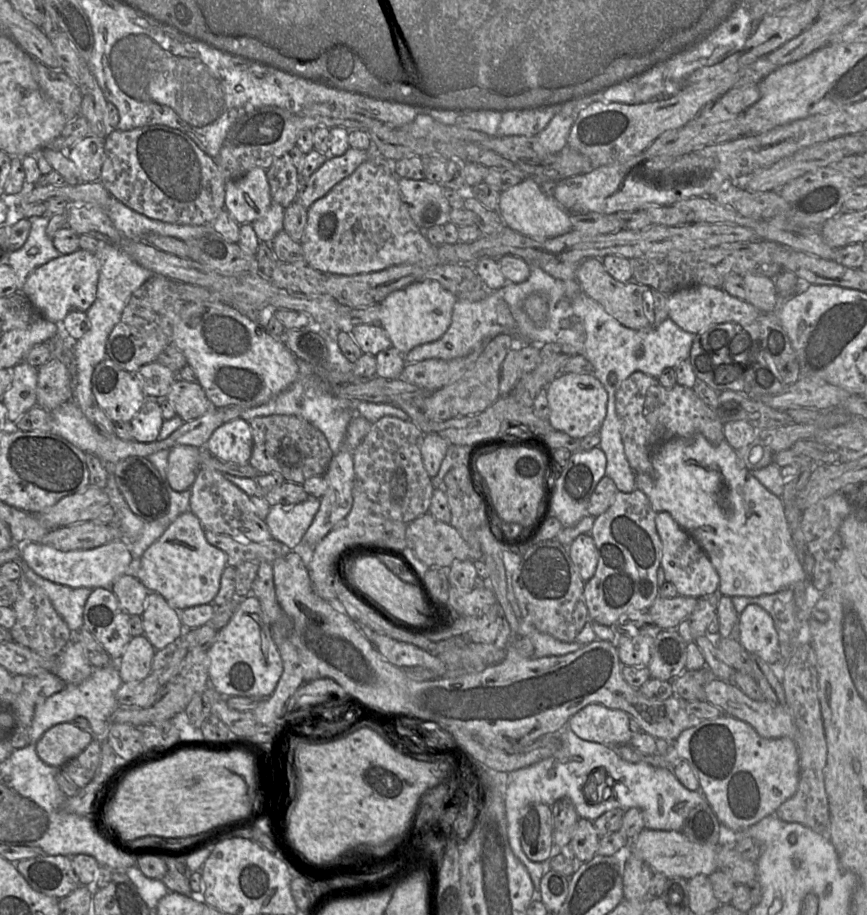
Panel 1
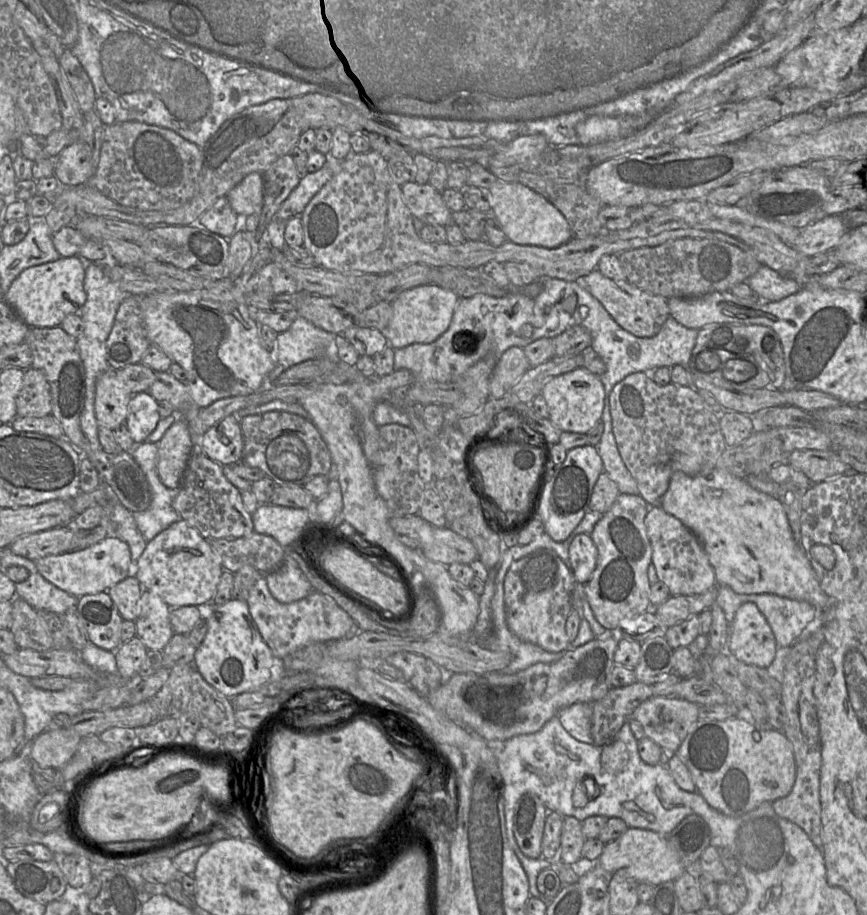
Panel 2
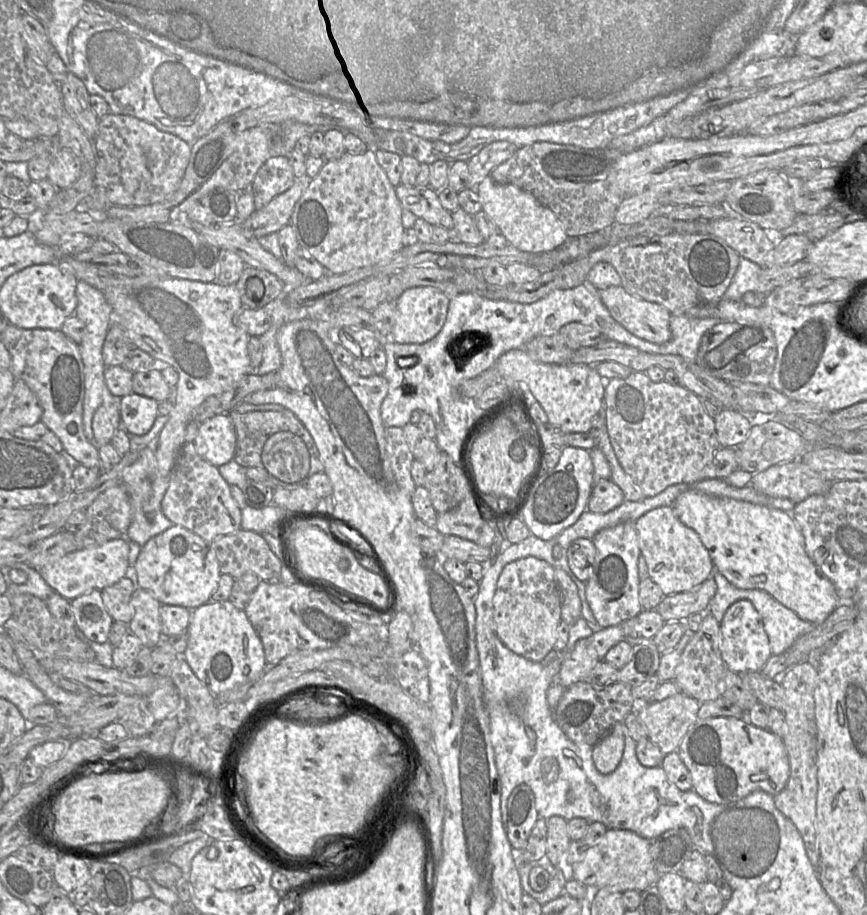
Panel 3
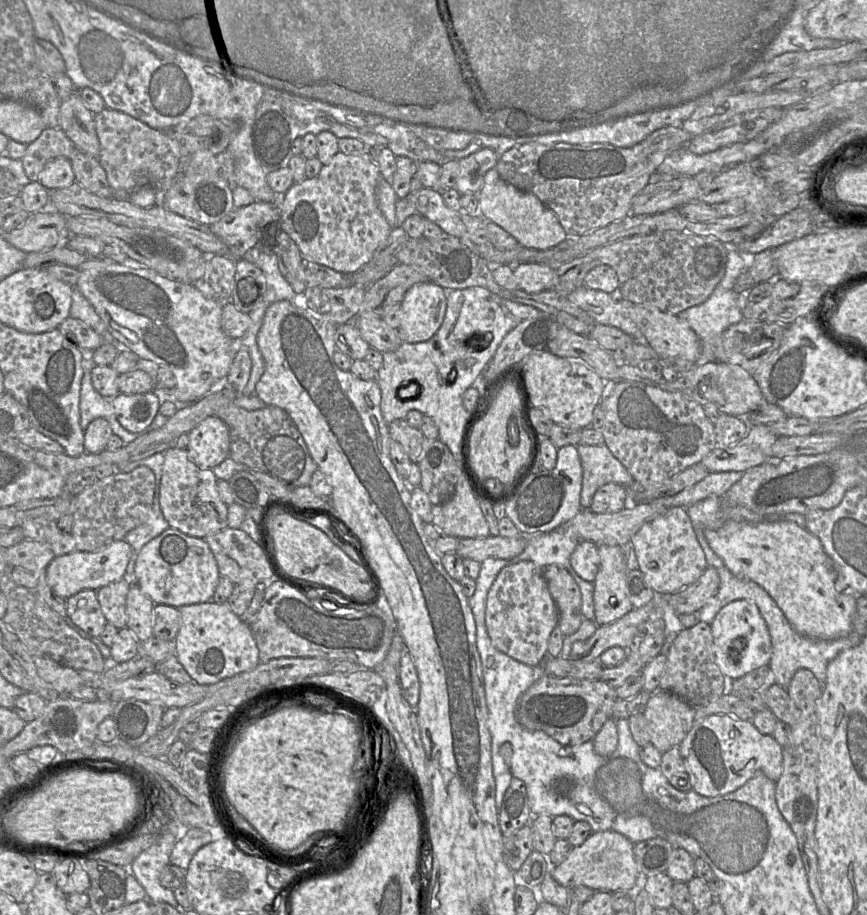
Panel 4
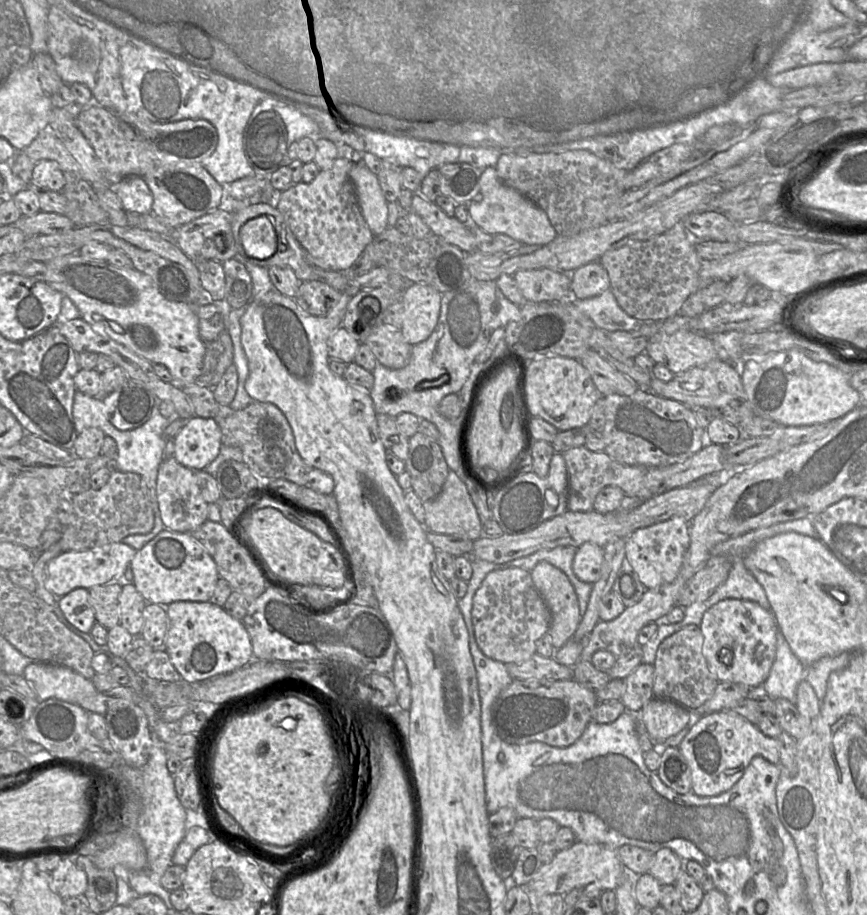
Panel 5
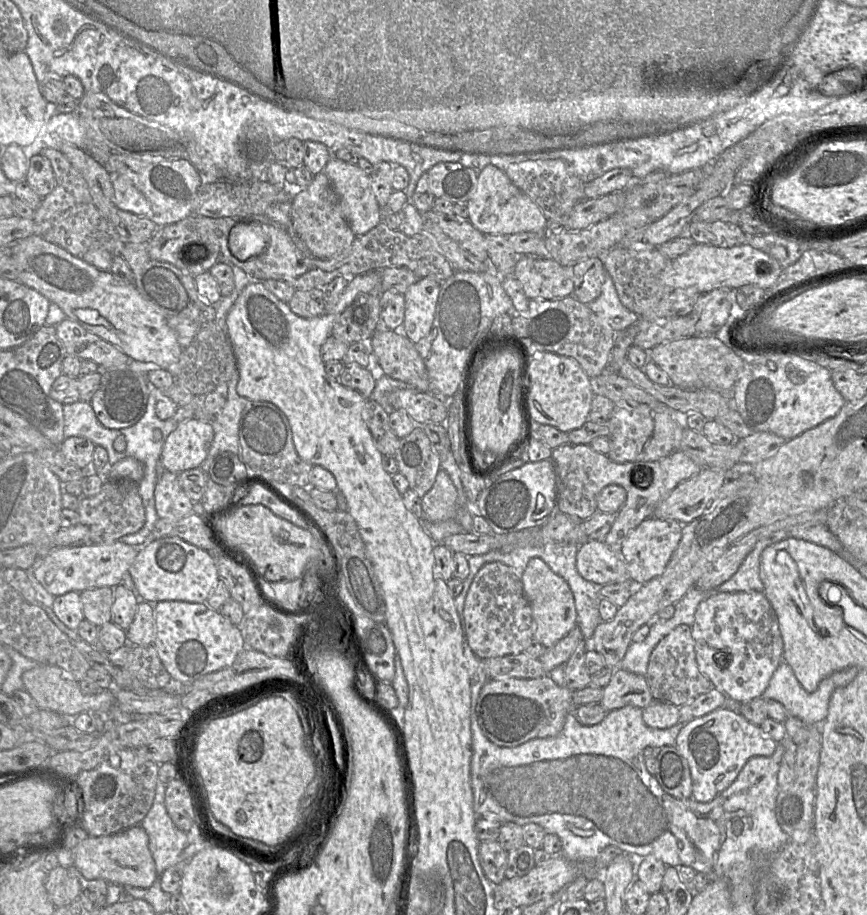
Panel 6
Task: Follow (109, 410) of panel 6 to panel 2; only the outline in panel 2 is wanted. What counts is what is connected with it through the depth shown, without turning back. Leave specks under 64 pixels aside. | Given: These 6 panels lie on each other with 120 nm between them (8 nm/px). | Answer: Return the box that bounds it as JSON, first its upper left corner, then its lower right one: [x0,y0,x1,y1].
[125,392,160,443]

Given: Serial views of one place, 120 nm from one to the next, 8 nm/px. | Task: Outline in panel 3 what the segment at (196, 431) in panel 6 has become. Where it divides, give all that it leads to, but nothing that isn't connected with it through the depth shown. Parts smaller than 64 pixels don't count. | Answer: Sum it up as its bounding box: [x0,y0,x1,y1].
[192,414,236,466]

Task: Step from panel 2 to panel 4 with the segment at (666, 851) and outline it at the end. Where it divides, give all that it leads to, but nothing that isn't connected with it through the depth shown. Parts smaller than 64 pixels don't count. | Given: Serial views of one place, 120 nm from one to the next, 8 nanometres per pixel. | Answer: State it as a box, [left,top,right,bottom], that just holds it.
[550,832,639,891]

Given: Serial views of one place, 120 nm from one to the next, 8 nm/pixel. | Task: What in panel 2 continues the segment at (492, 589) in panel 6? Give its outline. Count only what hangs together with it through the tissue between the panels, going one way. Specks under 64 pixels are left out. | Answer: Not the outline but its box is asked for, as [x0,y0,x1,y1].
[504,548,576,652]

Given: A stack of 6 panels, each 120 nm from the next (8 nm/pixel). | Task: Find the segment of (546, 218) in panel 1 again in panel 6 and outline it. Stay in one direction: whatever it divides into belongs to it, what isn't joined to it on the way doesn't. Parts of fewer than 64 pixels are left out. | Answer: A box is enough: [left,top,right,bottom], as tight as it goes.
[466,165,552,235]

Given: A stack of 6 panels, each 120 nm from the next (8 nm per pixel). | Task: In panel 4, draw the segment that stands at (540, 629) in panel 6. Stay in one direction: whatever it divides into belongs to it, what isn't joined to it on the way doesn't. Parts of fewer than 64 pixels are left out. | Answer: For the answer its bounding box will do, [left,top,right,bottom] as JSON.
[543,564,583,637]

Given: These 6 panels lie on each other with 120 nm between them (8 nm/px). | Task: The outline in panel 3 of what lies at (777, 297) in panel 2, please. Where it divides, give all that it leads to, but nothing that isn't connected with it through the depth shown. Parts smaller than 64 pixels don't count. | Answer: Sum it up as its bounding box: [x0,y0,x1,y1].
[723,257,773,301]

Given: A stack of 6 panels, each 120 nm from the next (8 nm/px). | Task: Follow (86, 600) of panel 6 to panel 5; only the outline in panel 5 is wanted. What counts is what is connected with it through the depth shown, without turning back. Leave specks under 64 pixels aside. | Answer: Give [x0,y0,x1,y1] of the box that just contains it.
[89,583,120,629]

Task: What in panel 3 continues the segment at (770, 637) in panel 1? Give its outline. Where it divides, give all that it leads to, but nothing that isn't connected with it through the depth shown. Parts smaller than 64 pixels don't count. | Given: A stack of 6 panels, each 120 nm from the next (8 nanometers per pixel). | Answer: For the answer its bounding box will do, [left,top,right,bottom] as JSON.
[720,599,772,674]

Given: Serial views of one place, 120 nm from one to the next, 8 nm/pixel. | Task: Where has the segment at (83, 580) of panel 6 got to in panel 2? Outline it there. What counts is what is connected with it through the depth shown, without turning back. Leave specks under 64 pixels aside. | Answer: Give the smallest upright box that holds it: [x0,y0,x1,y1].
[35,537,131,597]

